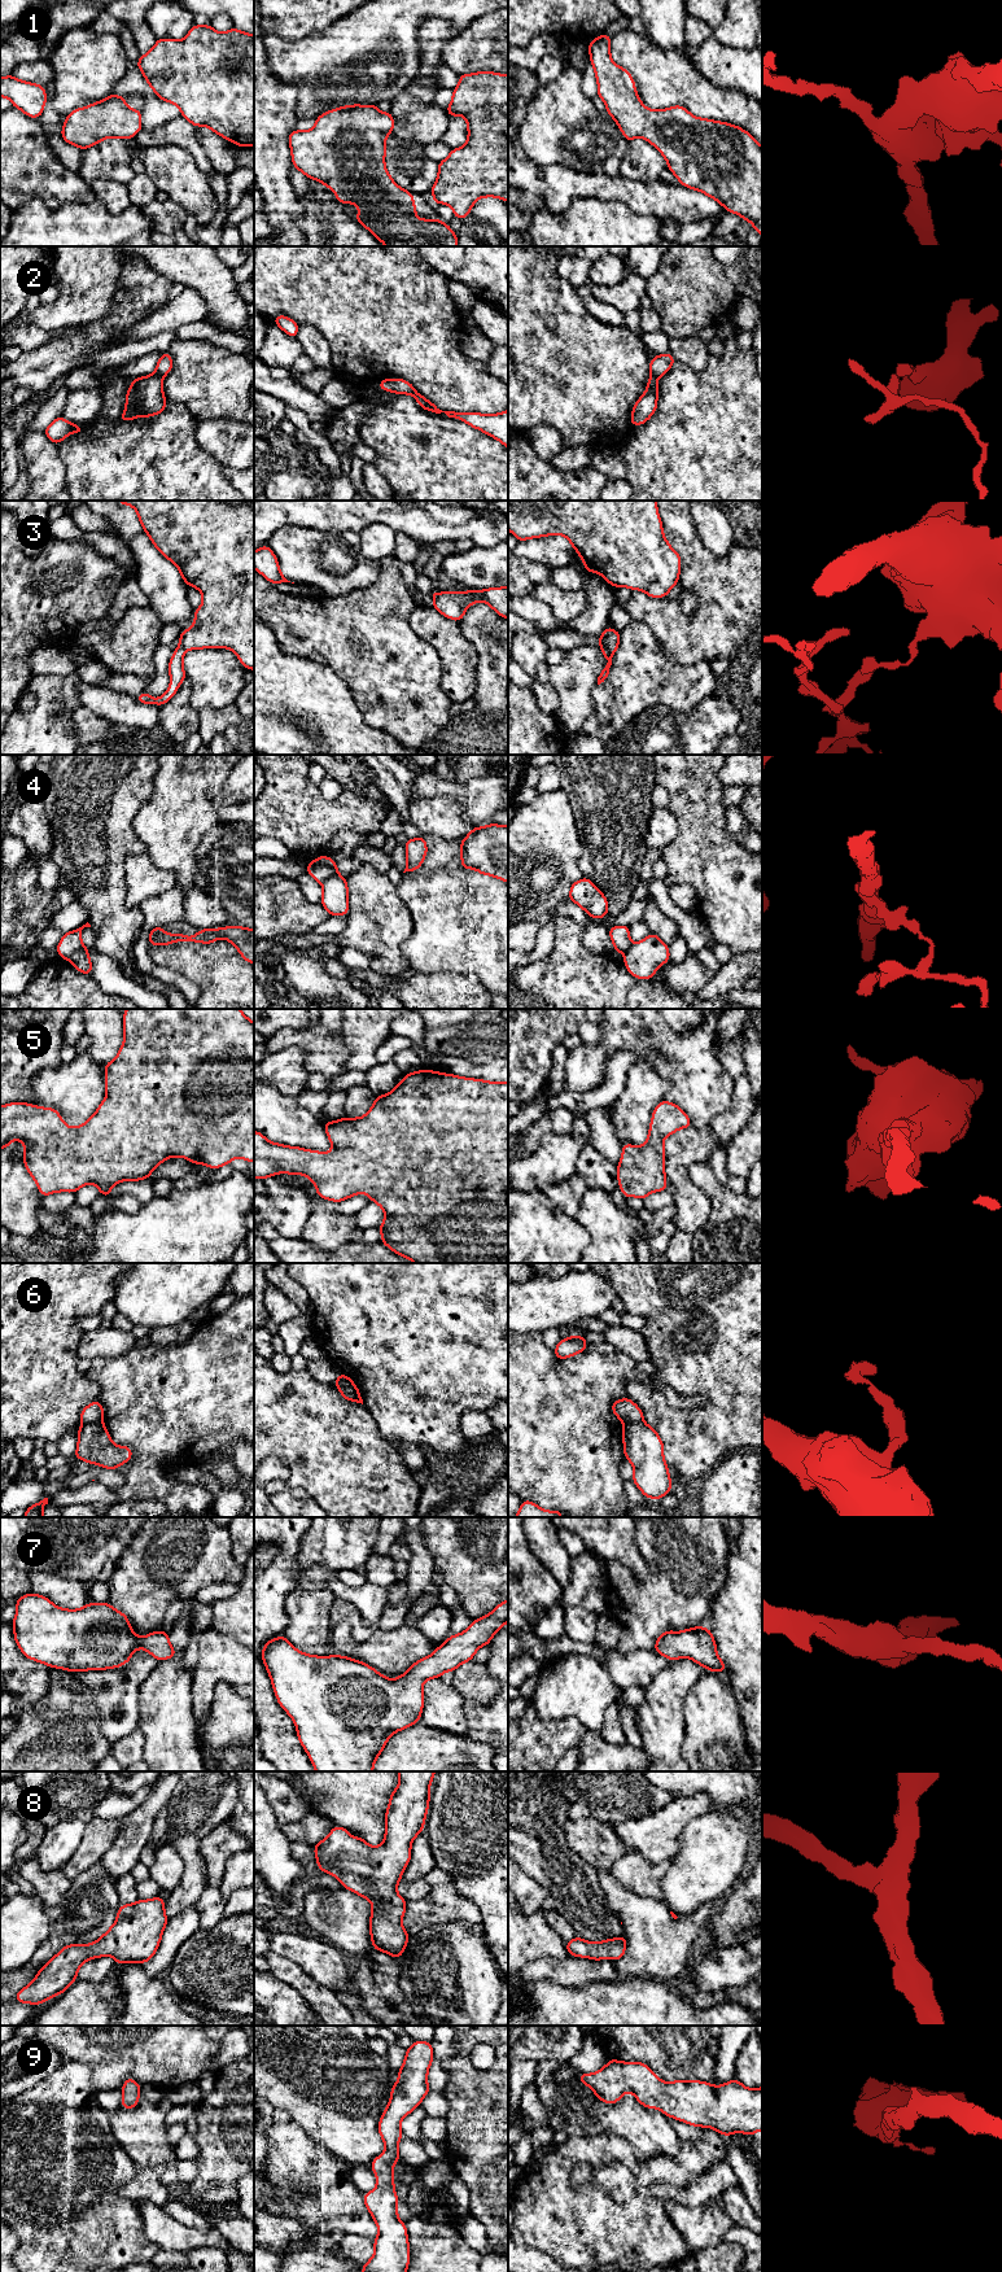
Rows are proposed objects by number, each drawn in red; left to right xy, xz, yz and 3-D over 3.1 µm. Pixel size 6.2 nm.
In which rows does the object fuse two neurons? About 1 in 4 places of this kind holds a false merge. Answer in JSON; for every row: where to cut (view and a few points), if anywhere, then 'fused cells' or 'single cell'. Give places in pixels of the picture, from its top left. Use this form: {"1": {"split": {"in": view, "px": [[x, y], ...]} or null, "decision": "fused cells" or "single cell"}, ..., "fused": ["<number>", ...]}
{"1": {"split": null, "decision": "single cell"}, "2": {"split": {"in": "xy", "px": [[154, 372], [161, 379]]}, "decision": "fused cells"}, "3": {"split": {"in": "yz", "px": [[600, 645], [612, 654]]}, "decision": "fused cells"}, "4": {"split": {"in": "xy", "px": [[84, 947], [75, 951], [68, 958]]}, "decision": "fused cells"}, "5": {"split": null, "decision": "single cell"}, "6": {"split": {"in": "xz", "px": [[353, 1383], [348, 1390], [340, 1389]]}, "decision": "fused cells"}, "7": {"split": null, "decision": "single cell"}, "8": {"split": null, "decision": "single cell"}, "9": {"split": null, "decision": "single cell"}, "fused": ["2", "3", "4", "6"]}

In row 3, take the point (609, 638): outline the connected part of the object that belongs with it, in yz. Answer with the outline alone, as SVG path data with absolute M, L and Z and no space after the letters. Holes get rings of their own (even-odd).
M609 625L599 637L598 643L605 647L612 655L617 651L621 633L613 630Z

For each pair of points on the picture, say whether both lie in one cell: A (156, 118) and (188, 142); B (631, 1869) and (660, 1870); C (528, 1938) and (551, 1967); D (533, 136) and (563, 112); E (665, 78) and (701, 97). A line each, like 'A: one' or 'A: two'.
A: two
B: one
C: two
D: one
E: one

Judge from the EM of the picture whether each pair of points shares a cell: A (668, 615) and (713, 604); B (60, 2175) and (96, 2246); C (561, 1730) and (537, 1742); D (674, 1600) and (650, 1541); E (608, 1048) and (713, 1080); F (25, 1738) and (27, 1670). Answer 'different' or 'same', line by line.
A: same
B: same
C: same
D: same
E: same
F: different

